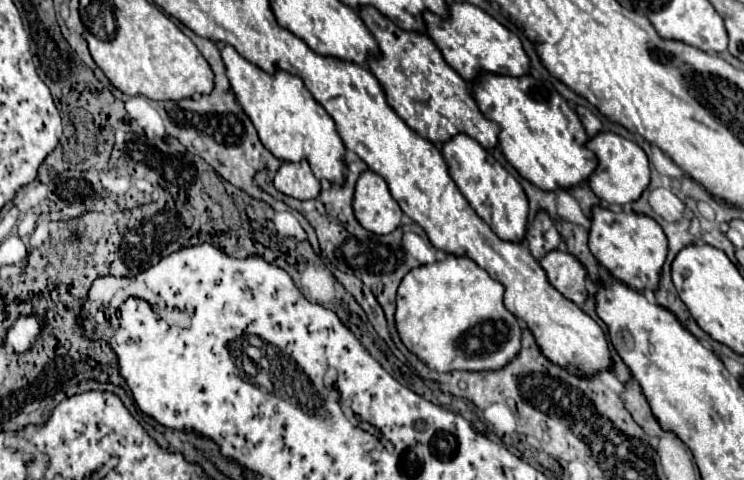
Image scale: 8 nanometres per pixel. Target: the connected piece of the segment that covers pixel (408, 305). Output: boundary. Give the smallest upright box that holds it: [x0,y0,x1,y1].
[397,255,521,371]

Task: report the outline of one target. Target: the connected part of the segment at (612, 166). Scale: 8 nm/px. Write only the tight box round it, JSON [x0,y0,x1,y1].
[587,133,651,205]

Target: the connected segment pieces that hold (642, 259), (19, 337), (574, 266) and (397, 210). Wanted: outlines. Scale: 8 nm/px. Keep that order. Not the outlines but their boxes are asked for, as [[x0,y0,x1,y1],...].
[[589,207,667,291],[3,313,43,355],[541,251,587,307],[353,171,403,235]]

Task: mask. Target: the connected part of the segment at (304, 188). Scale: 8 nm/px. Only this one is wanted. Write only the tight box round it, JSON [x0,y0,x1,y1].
[275,161,319,201]

